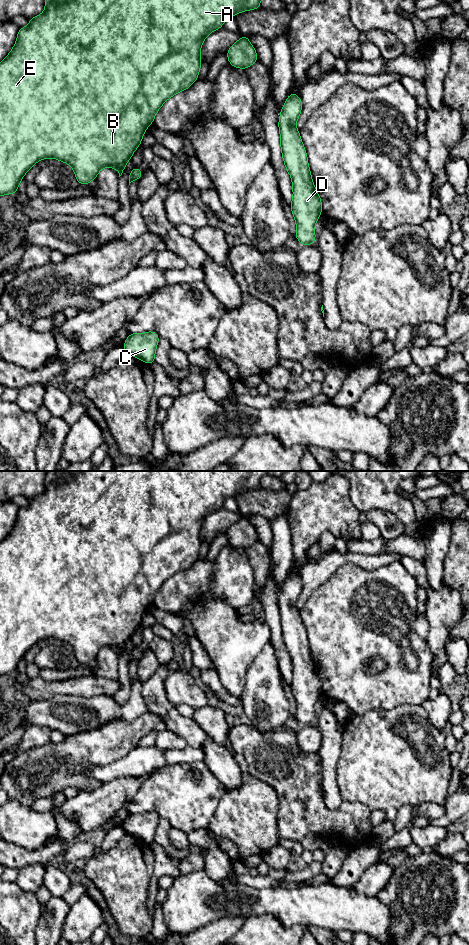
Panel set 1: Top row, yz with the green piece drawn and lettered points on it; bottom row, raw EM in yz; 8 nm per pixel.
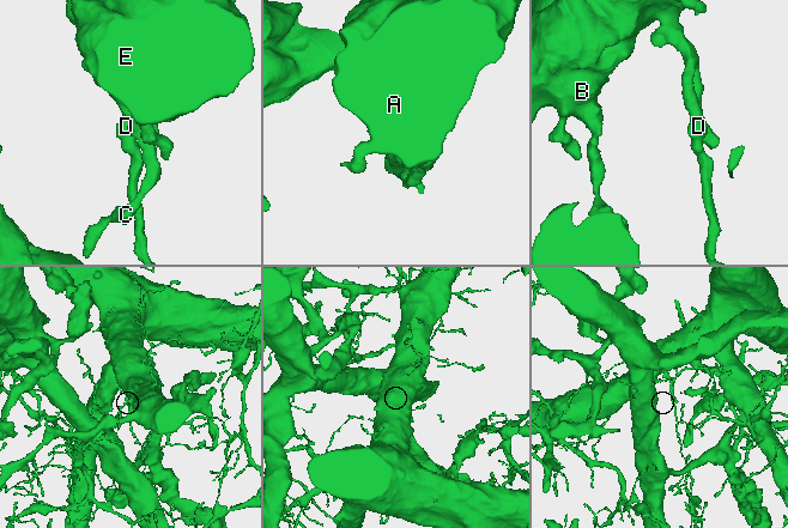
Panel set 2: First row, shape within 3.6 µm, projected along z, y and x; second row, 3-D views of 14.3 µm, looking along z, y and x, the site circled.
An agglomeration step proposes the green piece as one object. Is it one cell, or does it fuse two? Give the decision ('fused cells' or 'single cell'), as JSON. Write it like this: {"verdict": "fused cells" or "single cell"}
{"verdict": "single cell"}

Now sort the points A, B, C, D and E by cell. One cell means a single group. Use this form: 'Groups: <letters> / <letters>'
Groups: A B C D E

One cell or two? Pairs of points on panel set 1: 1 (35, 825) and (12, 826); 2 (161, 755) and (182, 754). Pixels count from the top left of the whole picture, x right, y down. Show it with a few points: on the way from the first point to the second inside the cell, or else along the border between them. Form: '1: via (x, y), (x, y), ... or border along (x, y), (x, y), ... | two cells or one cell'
1: via (29, 826), (18, 826) | one cell
2: via (166, 755), (177, 755) | one cell

